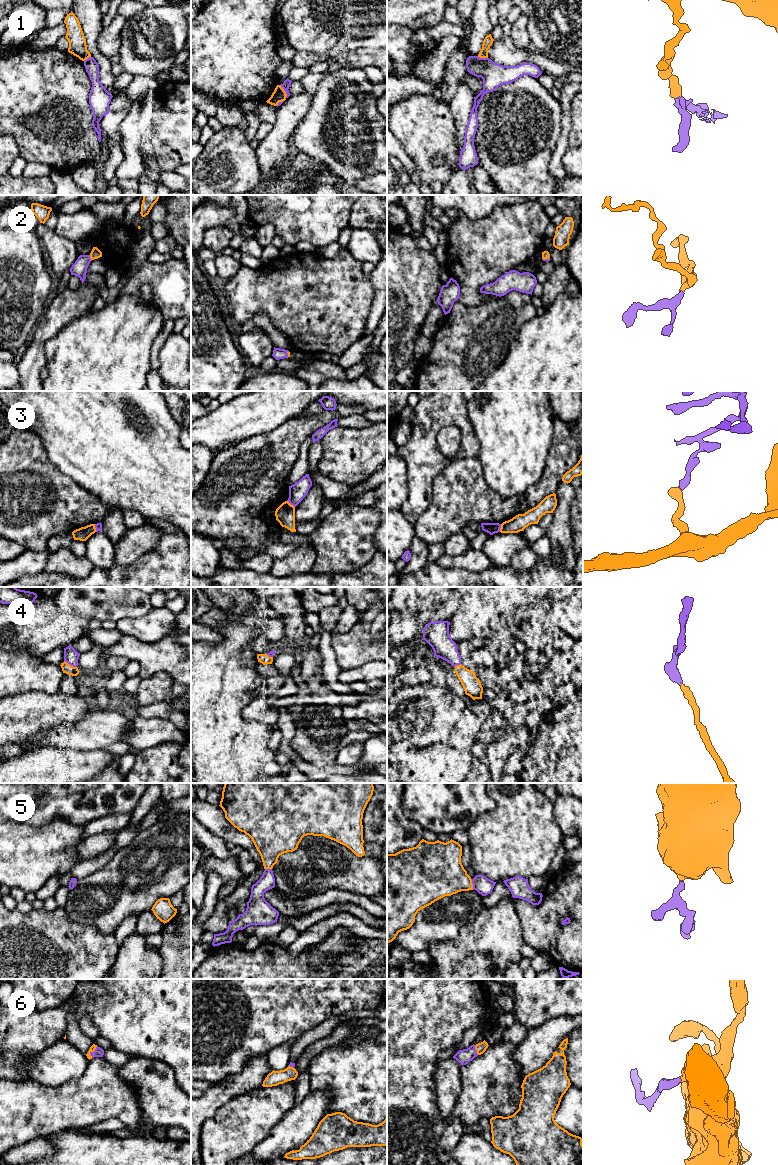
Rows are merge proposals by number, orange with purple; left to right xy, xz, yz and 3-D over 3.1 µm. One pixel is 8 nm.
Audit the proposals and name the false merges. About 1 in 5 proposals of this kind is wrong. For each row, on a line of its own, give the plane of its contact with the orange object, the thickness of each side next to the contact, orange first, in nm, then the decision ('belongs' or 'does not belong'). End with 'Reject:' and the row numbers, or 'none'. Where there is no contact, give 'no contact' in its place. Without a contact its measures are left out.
1: meets orange in xz; 110 nm thick on the orange side, 60 nm on the other; does not belong
2: meets orange in xy; 80 nm thick on the orange side, 120 nm on the other; belongs
3: meets orange in xz; 160 nm thick on the orange side, 140 nm on the other; does not belong
4: meets orange in xy; 80 nm thick on the orange side, 120 nm on the other; belongs
5: meets orange in yz; 340 nm thick on the orange side, 140 nm on the other; belongs
6: meets orange in xy; 50 nm thick on the orange side, 80 nm on the other; belongs
Reject: 1, 3

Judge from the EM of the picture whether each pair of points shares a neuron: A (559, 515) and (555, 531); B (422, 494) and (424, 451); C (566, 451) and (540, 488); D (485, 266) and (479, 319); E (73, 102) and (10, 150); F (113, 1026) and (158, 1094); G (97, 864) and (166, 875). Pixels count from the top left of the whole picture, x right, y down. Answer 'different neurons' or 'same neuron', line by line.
A: same neuron
B: same neuron
C: same neuron
D: different neurons
E: different neurons
F: different neurons
G: different neurons

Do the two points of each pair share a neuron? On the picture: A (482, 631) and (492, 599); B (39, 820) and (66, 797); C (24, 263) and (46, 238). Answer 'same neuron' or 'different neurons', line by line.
A: same neuron
B: same neuron
C: different neurons

